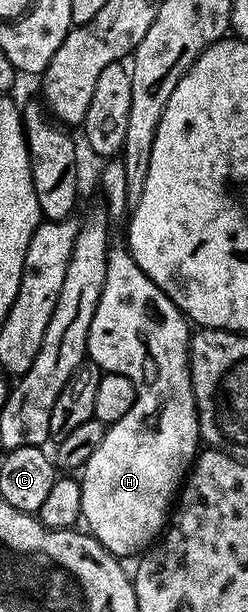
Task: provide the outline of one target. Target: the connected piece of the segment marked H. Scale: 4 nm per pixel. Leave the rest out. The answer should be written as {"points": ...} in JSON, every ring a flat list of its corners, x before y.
{"points":[[116,242,109,243,108,246,108,265,106,266,106,282,102,286,102,298,98,298,98,310,94,310,94,322,90,322,90,334,88,335,88,355,87,359,95,367,99,368,101,373,113,372,122,374,130,378,136,387,136,397,134,406,130,406,130,411,118,422,108,425,108,432,102,438,102,443,98,445,98,450,90,454,90,458,84,463,82,475,79,477,80,489,82,490,82,510,80,515,87,531,93,536,100,545,117,558,124,556,139,557,141,553,152,547,154,541,165,531,166,525,170,520,170,513,174,508,174,501,188,475,192,471,192,466,196,462,196,457,202,448,200,438,200,423,196,413,196,399,192,389,192,375,188,365,188,341,190,339,190,324,179,306,173,302,158,285,152,281,142,269,137,266,132,257,132,251,128,249,127,243]]}

